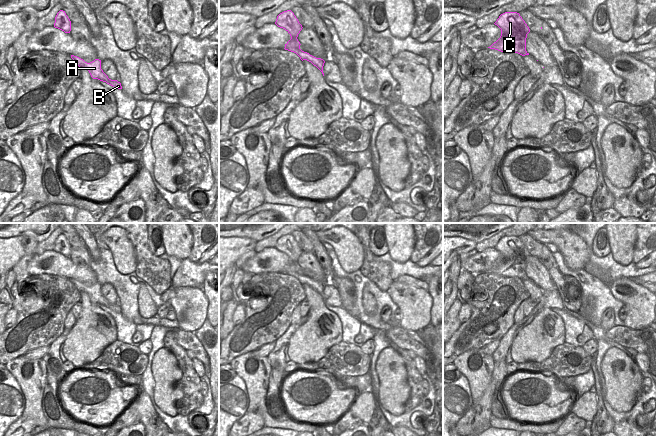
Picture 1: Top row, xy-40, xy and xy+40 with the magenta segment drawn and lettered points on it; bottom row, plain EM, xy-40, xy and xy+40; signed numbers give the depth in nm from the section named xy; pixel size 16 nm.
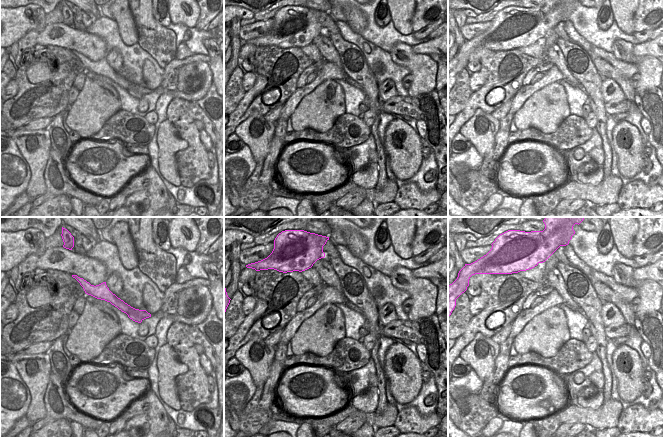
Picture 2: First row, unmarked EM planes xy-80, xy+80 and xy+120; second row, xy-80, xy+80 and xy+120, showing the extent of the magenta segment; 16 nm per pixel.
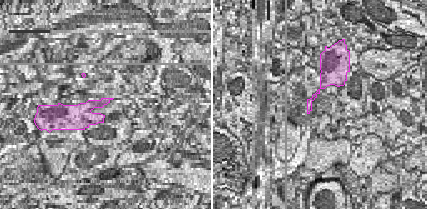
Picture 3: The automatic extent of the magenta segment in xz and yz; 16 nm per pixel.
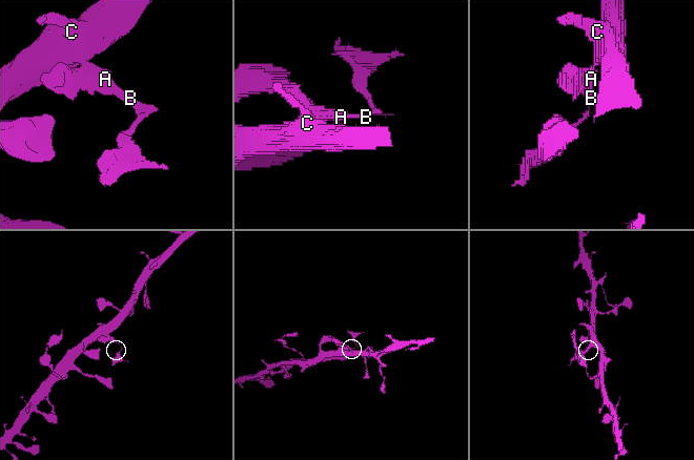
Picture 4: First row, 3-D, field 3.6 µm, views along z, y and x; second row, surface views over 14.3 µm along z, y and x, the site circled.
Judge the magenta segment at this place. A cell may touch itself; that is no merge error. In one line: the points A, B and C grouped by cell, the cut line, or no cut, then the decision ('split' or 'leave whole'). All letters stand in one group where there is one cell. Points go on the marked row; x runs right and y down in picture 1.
groups A B / C; cut xy (301, 50), (296, 53); split

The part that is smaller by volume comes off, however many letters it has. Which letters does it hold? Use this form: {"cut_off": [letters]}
{"cut_off": ["A", "B"]}

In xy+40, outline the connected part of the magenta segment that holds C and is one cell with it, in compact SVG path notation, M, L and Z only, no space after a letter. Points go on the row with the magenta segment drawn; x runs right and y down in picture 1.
M505 12L494 24L501 29L501 36L488 48L504 53L518 53L522 56L527 54L526 38L530 29L519 13Z

